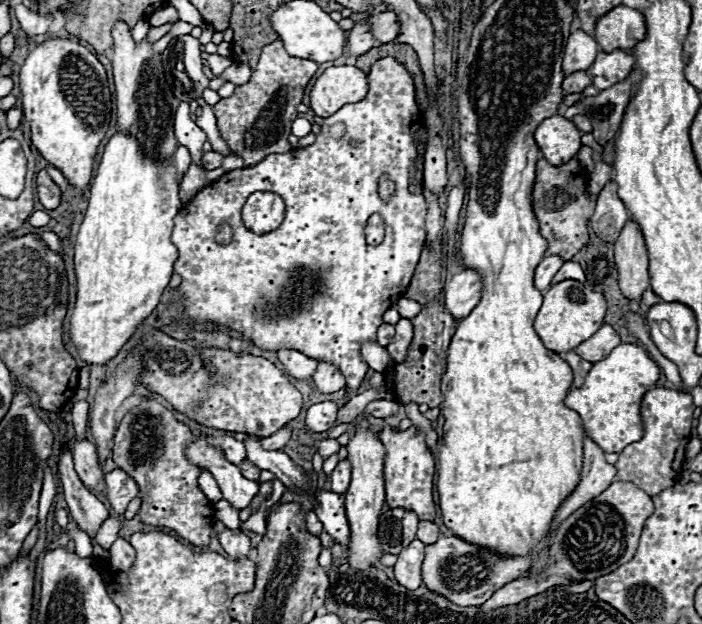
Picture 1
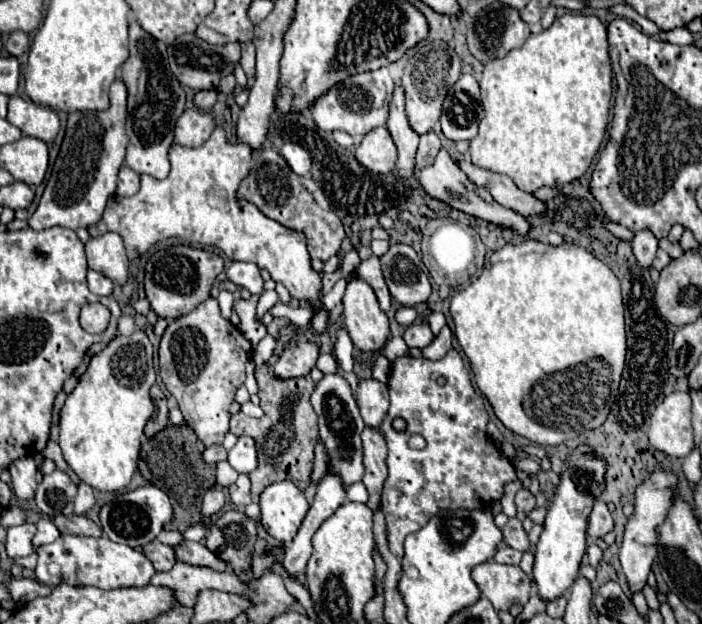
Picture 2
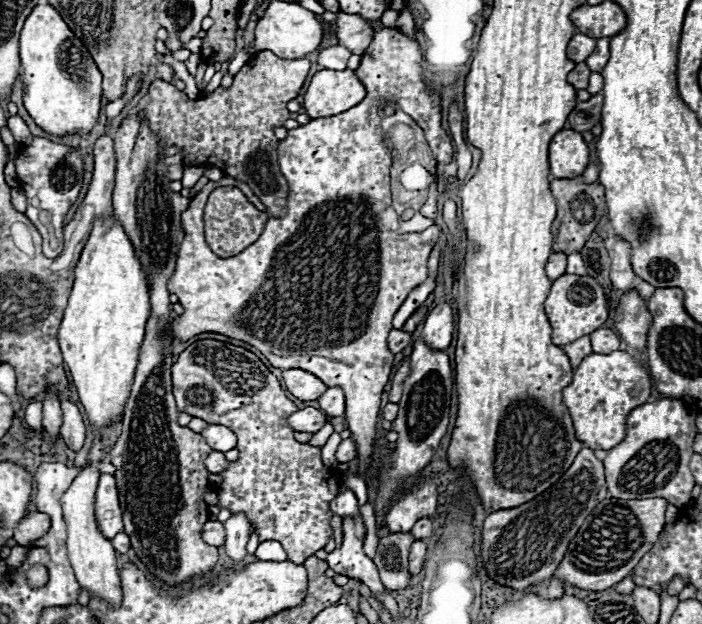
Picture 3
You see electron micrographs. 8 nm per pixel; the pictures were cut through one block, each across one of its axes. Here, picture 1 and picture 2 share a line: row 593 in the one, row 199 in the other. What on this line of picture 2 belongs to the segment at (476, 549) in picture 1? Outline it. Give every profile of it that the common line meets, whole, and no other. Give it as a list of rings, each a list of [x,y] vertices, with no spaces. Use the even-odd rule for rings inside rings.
[[[440,148],[436,160],[422,168],[418,172],[418,182],[422,184],[424,192],[430,196],[430,198],[436,198],[444,204],[448,204],[450,208],[454,210],[460,210],[464,214],[470,214],[470,216],[476,216],[484,222],[490,222],[502,230],[514,230],[518,236],[526,236],[530,230],[532,230],[532,224],[528,222],[526,216],[518,214],[518,212],[510,212],[510,208],[502,208],[502,204],[494,204],[494,198],[490,196],[490,192],[486,192],[486,188],[478,188],[476,184],[470,184],[470,178],[462,172],[462,168],[458,168],[458,162],[448,154],[446,148]]]

